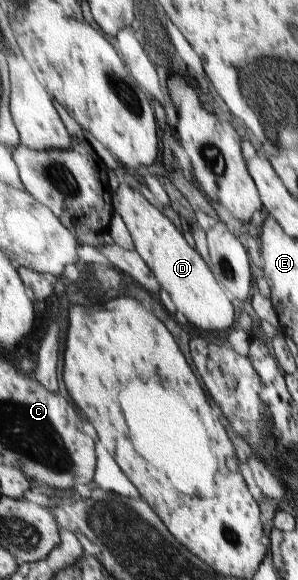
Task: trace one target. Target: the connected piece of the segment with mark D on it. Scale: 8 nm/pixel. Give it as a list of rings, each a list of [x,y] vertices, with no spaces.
[[[120,179],[118,191],[116,193],[112,192],[112,197],[115,212],[120,214],[128,231],[131,233],[135,251],[142,256],[146,265],[156,276],[161,288],[176,303],[180,313],[186,315],[188,321],[192,325],[196,325],[198,329],[202,329],[202,331],[226,331],[226,329],[230,329],[232,323],[234,323],[234,307],[232,307],[230,299],[226,297],[226,293],[218,285],[219,281],[216,281],[216,277],[210,271],[209,265],[204,261],[205,259],[186,242],[183,234],[170,222],[170,219],[150,204],[137,189],[130,189],[130,185],[124,182],[124,179]]]

